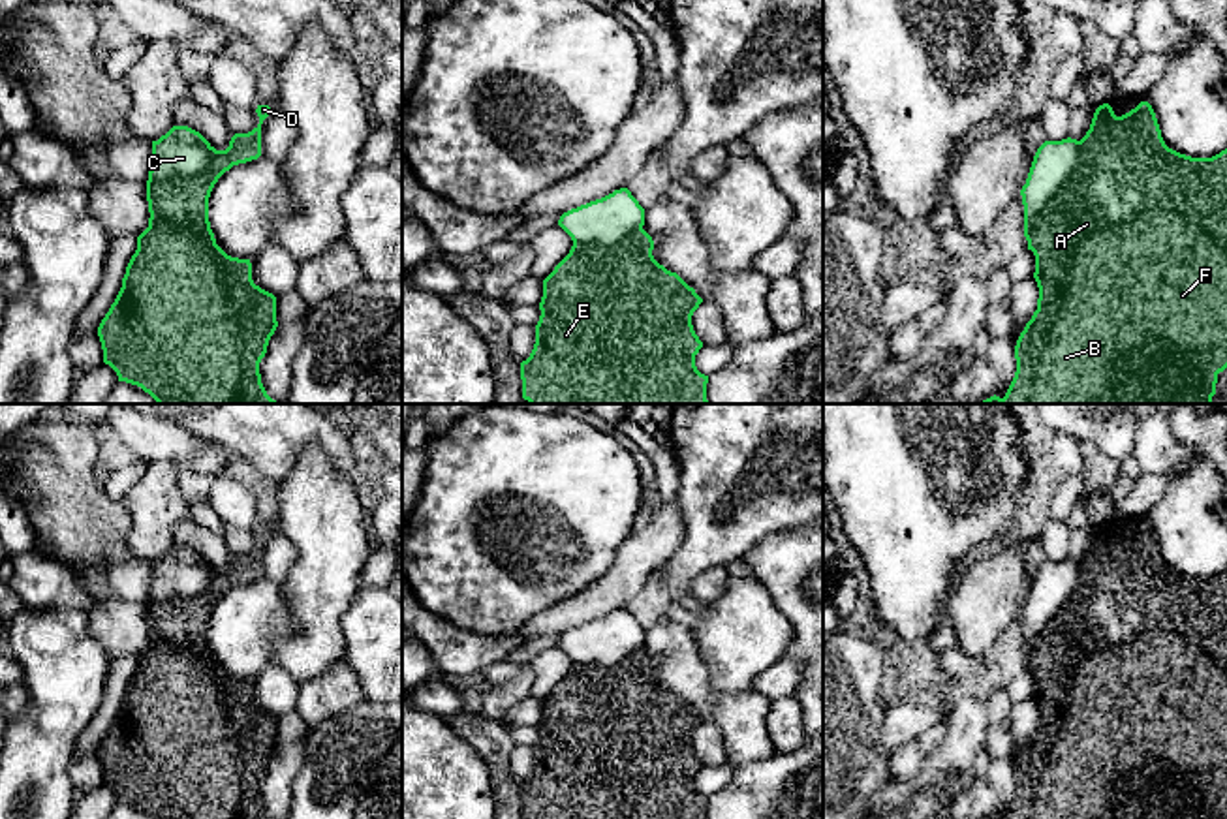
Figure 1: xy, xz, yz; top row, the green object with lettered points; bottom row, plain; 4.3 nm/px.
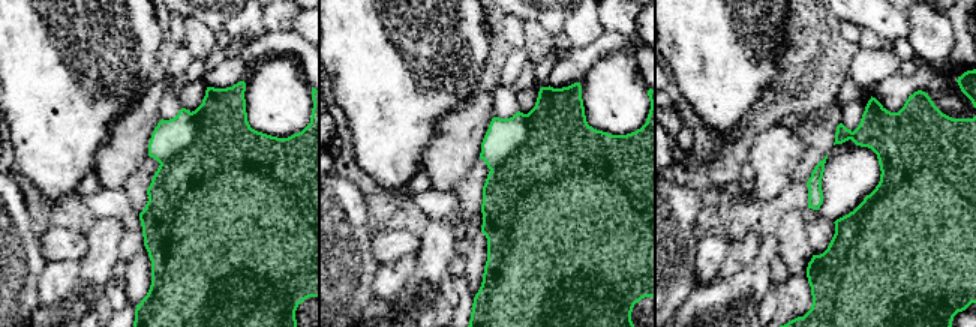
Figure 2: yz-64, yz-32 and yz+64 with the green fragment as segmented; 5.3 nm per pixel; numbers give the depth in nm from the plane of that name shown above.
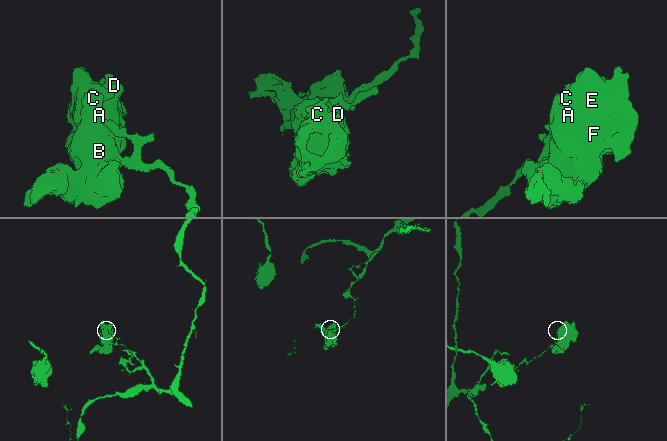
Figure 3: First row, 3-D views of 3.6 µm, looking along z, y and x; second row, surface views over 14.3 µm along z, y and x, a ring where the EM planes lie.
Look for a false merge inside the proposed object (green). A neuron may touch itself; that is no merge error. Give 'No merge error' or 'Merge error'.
Merge error

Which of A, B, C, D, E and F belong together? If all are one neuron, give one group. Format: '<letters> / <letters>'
A B D E F / C

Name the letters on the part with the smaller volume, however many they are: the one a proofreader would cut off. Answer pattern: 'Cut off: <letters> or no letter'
Cut off: A, B, D, E, F

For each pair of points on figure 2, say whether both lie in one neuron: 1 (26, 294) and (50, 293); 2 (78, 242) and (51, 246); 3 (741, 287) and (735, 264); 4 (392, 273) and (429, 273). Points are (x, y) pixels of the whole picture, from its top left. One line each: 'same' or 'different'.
1: different
2: same
3: different
4: different

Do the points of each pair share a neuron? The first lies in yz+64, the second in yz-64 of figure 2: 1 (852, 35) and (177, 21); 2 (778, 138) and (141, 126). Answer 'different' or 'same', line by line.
1: same
2: same

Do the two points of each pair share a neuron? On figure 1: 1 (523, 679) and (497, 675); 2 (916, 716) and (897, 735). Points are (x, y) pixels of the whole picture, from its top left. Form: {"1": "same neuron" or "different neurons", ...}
{"1": "different neurons", "2": "same neuron"}

